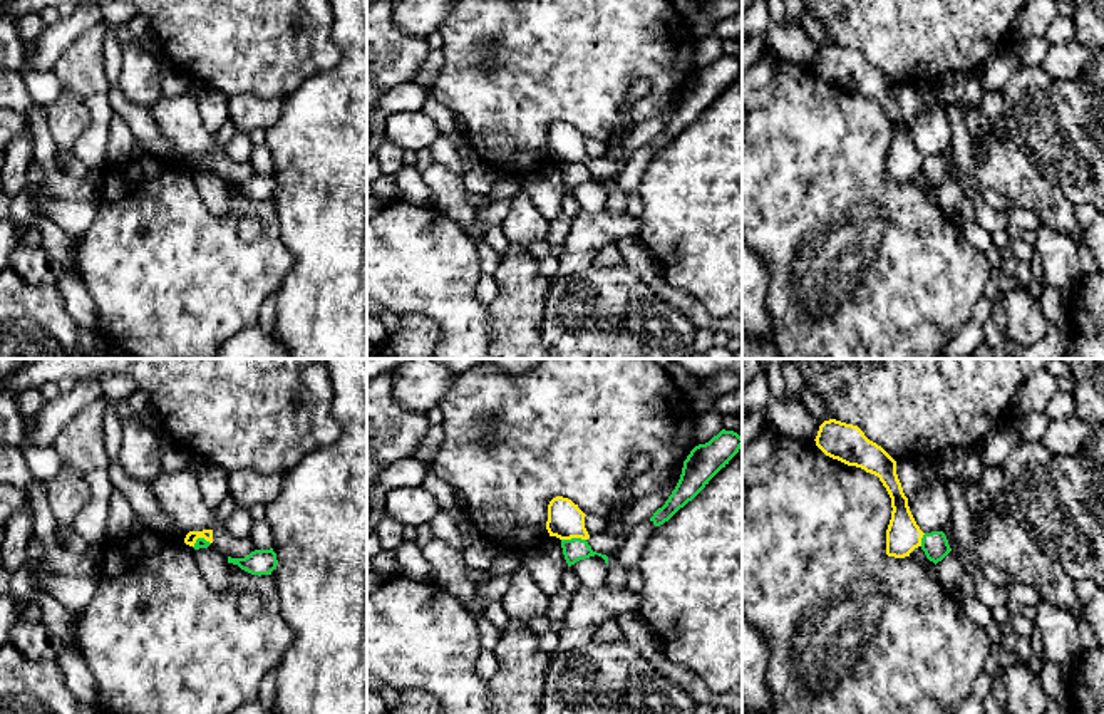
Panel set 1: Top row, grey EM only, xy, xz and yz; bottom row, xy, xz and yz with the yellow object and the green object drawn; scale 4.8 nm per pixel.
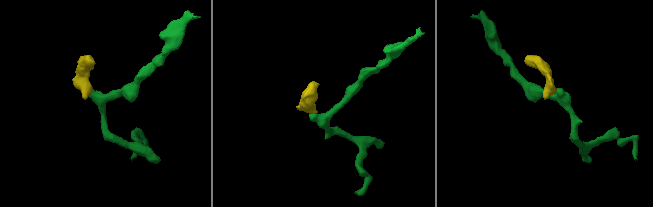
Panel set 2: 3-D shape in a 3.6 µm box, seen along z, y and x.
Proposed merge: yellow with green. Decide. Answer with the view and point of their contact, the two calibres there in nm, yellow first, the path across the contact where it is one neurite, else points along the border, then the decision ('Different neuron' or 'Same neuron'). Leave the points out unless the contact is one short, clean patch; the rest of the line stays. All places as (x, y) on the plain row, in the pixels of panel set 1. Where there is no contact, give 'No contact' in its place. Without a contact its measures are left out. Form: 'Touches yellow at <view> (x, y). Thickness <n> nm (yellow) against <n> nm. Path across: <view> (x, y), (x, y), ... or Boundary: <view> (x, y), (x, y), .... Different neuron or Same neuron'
Touches yellow at xz (573, 161). Thickness 180 nm (yellow) against 110 nm. Boundary: xz (585, 163), (562, 165). Different neuron

